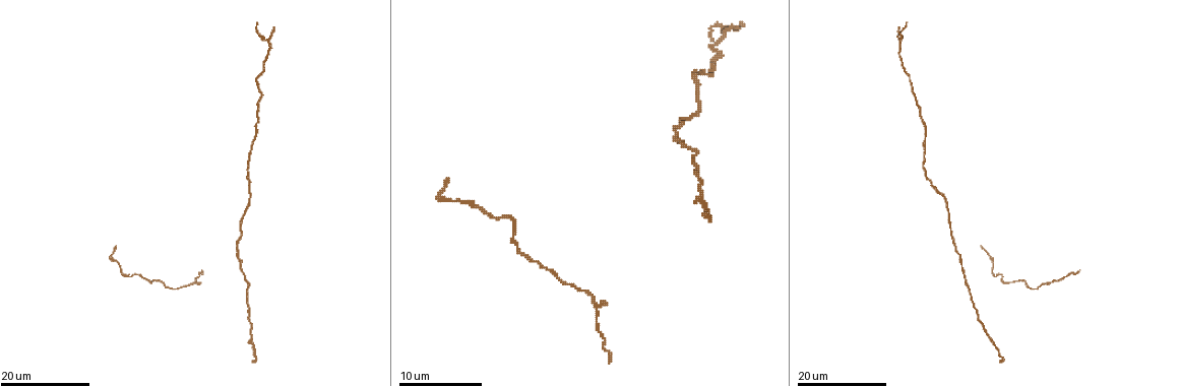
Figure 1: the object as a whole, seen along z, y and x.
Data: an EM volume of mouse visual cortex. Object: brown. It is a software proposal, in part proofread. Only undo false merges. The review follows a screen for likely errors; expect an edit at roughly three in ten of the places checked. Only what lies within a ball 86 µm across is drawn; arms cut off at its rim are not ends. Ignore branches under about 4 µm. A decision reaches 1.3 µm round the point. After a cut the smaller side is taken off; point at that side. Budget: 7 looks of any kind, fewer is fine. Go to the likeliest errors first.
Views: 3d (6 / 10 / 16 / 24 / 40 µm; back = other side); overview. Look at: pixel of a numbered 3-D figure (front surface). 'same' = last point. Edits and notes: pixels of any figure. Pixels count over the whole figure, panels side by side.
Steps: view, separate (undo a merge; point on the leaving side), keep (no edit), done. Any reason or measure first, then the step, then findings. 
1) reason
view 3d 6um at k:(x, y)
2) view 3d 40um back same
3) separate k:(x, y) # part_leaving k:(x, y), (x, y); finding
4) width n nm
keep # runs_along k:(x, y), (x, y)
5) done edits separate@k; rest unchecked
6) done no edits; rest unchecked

thin arm on a thick one
view 3d 16um at 1:(196, 283)

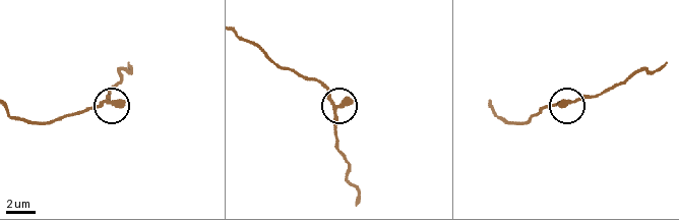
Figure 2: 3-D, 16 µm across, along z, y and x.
view 3d 6um at 2:(335, 111)

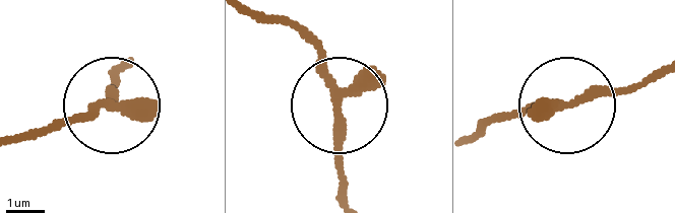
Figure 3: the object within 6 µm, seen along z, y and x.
arms 3
keep # all the same neuron

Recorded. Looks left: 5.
sudden change in width
view 3d 16um at 1:(120, 270)

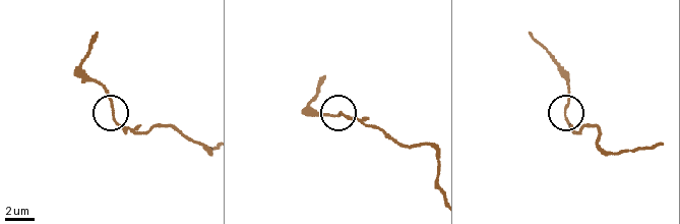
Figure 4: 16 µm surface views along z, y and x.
view 3d 10um at 4:(114, 120)

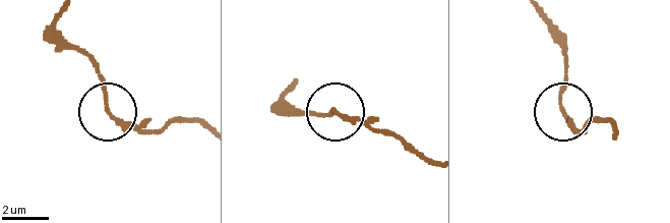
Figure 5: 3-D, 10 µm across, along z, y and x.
separate 5:(107, 93) # a second neuron is stuck on

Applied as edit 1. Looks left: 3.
sudden change in width
view 3d 24um at 1:(950, 226)

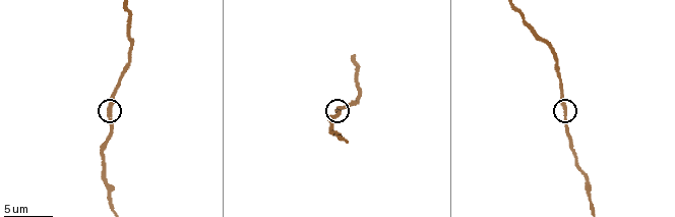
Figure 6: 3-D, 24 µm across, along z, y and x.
view 3d 6um at 6:(566, 114)

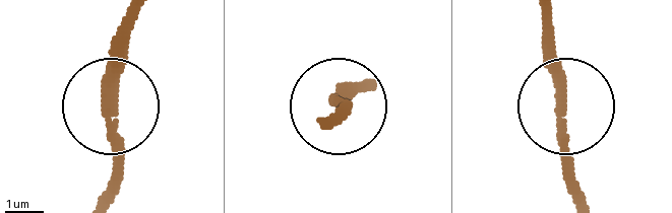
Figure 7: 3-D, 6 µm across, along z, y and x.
keep # runs_along 7:(584, 195), (561, 118), (551, 14); all the same neuron

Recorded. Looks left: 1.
done edits separate@5; rest unchecked

